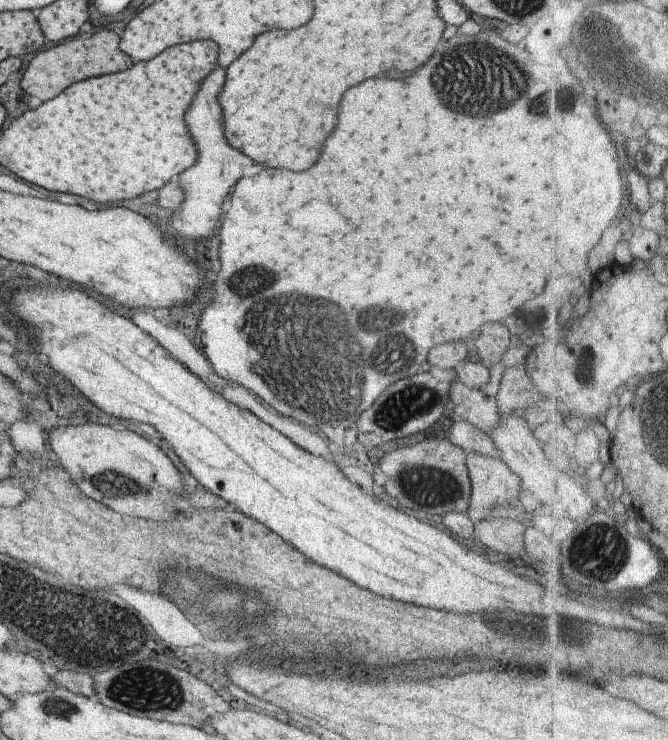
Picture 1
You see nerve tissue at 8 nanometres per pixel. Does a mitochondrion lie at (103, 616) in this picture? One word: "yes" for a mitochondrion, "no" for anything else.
yes

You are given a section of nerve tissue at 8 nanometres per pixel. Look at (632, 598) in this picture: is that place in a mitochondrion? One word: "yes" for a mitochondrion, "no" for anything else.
no

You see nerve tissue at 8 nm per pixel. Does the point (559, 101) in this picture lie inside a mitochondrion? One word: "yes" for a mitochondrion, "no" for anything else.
yes

